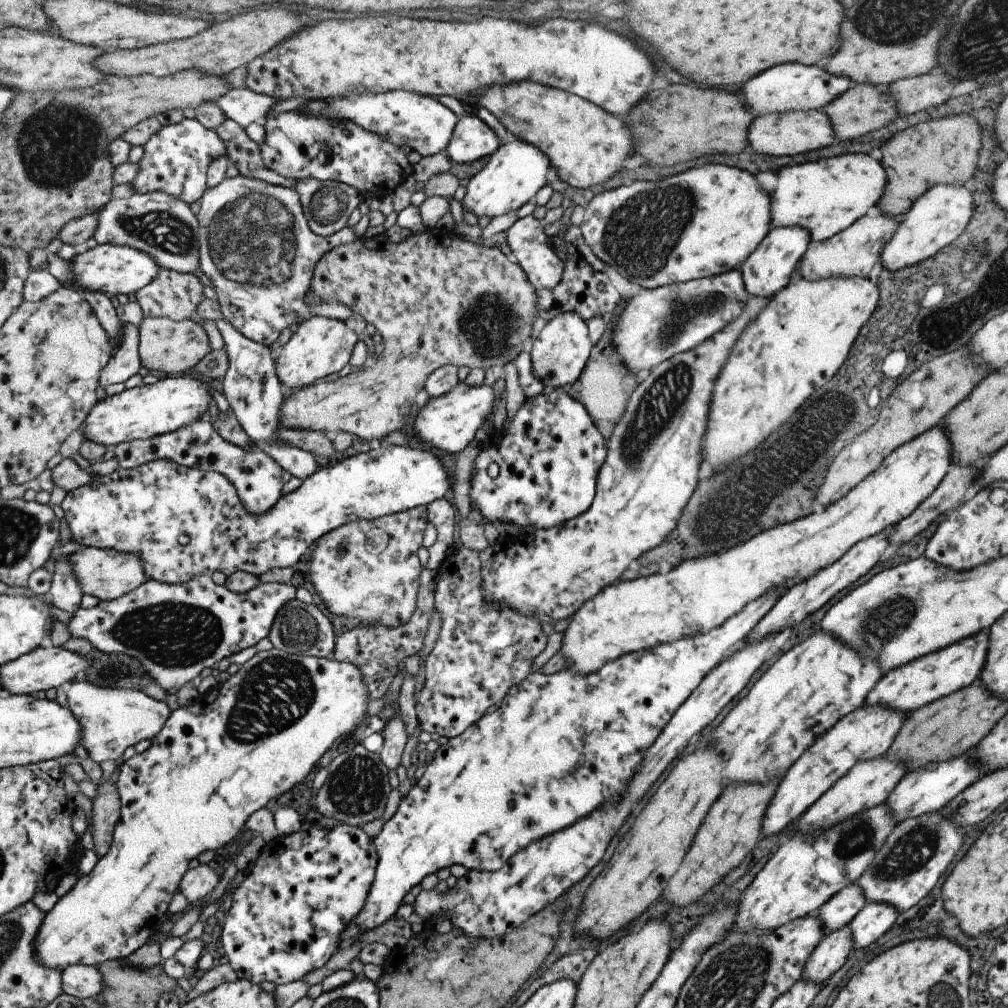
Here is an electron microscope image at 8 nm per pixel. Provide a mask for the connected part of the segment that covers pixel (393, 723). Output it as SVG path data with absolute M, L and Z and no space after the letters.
M395 715L381 730L384 743L380 753L381 759L387 764L389 770L397 769L404 754L404 746L406 746L407 735L402 719Z

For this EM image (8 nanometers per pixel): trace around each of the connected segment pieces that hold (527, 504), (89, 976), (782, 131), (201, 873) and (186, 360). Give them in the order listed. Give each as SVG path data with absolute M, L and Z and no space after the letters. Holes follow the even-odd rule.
M562 388L550 394L525 399L516 412L507 431L495 430L487 444L480 448L473 462L469 497L471 508L476 509L489 523L506 522L520 527L532 526L536 529L549 529L586 512L595 497L597 476L608 454L607 441L600 434L588 411ZM491 462L499 466L495 479L487 475Z
M70 965L61 972L62 990L67 995L83 999L101 991L101 972L92 965Z
M790 111L770 113L754 118L750 125L747 142L758 154L768 156L796 156L830 146L836 140L829 116L820 111Z
M201 864L197 868L187 870L179 884L179 891L194 904L210 895L220 880L220 874L209 865Z
M146 317L139 324L139 359L143 371L158 370L166 374L189 373L211 350L204 327L190 318L175 321L168 317Z

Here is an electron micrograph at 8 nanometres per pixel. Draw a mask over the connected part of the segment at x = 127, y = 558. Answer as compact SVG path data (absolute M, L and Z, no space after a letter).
M80 546L76 552L66 556L83 594L96 596L101 601L111 601L138 588L148 580L139 555L123 553L114 549Z

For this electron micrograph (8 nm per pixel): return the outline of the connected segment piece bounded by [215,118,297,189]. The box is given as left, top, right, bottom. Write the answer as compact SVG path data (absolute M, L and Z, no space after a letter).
M226 118L220 126L215 128L215 131L226 145L226 156L229 162L237 166L240 175L260 179L273 185L295 188L296 180L286 178L264 164L259 144L246 134L243 126Z

